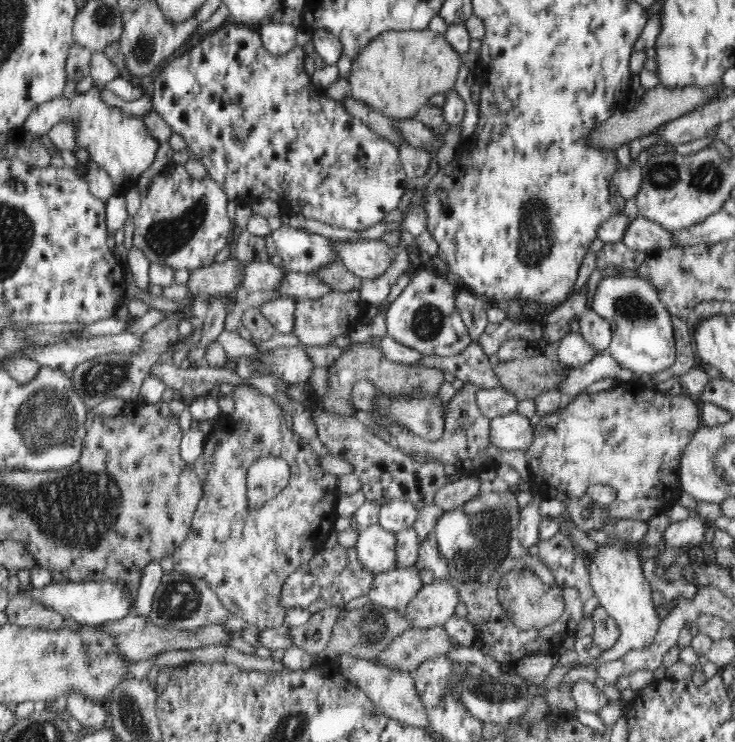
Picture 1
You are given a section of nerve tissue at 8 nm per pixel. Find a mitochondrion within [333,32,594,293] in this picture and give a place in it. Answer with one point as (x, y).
(536, 228)

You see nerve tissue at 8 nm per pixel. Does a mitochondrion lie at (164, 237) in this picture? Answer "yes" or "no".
yes

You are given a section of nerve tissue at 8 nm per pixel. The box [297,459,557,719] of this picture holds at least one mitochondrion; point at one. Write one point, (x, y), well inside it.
(466, 550)

